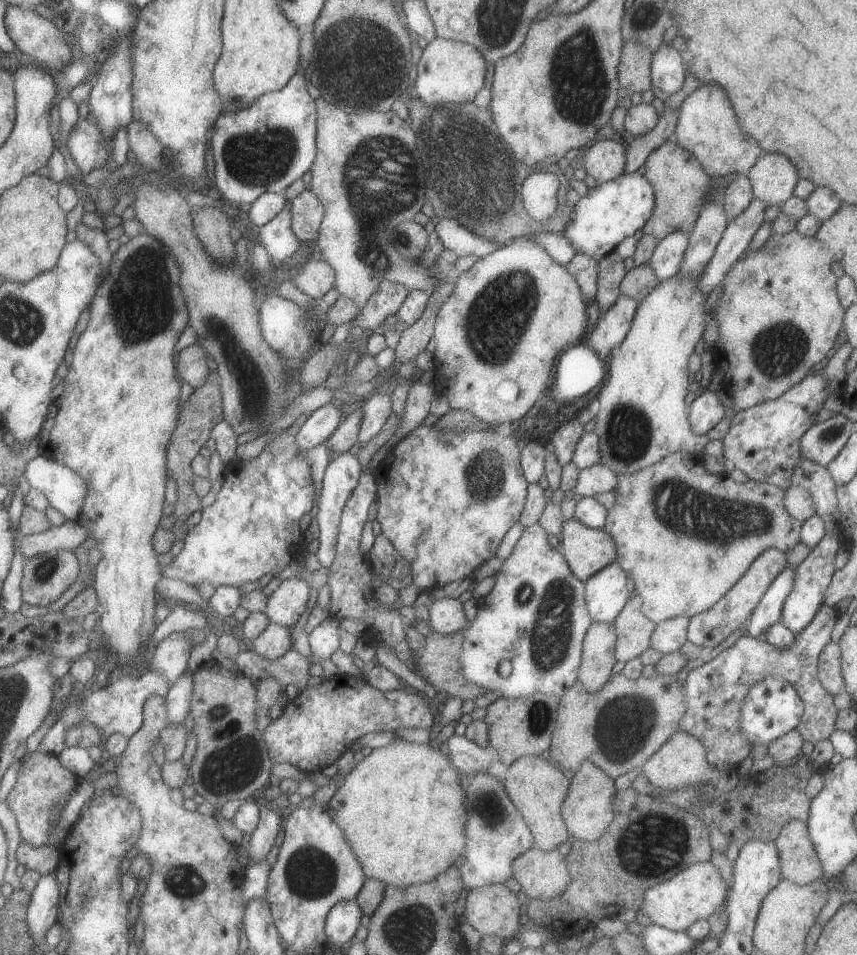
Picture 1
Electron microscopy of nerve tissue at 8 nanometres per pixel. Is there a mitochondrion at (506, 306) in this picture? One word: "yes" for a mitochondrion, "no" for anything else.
yes

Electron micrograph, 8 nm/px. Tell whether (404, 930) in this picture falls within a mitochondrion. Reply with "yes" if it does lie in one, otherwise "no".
yes

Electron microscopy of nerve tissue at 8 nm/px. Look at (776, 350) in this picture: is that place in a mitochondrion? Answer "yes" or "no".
yes

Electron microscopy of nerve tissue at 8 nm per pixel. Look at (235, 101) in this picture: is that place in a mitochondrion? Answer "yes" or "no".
yes

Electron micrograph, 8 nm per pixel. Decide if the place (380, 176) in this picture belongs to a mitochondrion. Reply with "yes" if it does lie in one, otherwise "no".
yes

